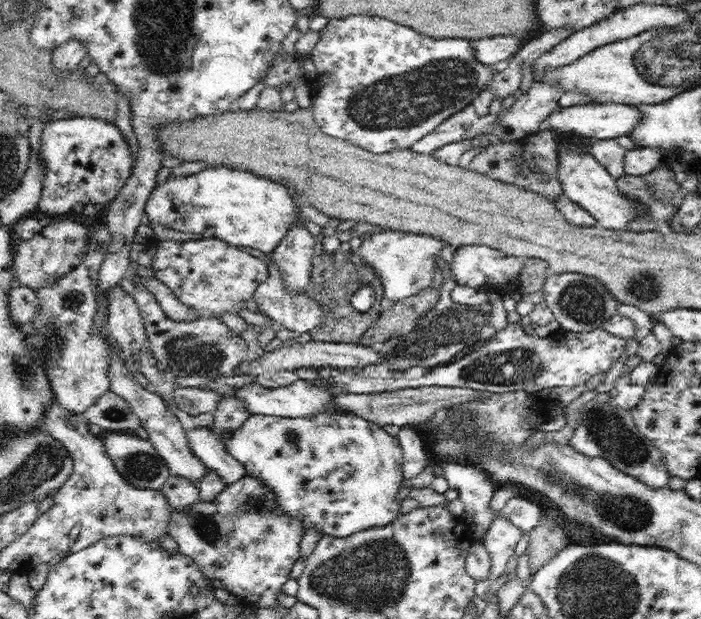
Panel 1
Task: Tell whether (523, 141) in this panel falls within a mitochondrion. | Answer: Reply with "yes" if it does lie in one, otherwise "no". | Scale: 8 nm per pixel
no

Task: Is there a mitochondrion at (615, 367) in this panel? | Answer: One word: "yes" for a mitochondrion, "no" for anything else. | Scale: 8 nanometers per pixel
no

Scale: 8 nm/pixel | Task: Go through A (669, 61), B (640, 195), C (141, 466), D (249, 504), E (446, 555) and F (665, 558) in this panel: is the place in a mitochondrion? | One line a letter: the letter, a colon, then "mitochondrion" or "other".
A: mitochondrion
B: mitochondrion
C: mitochondrion
D: mitochondrion
E: other
F: other

